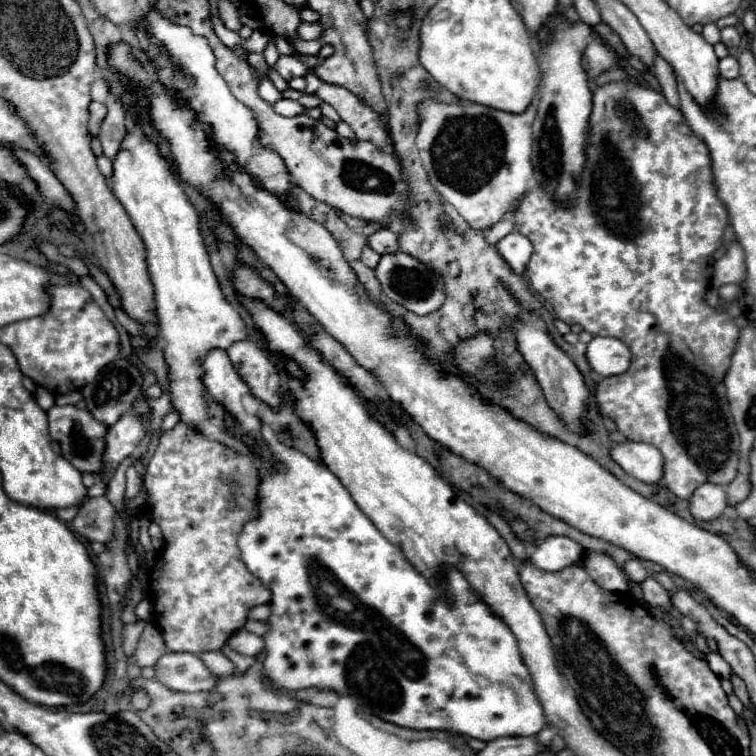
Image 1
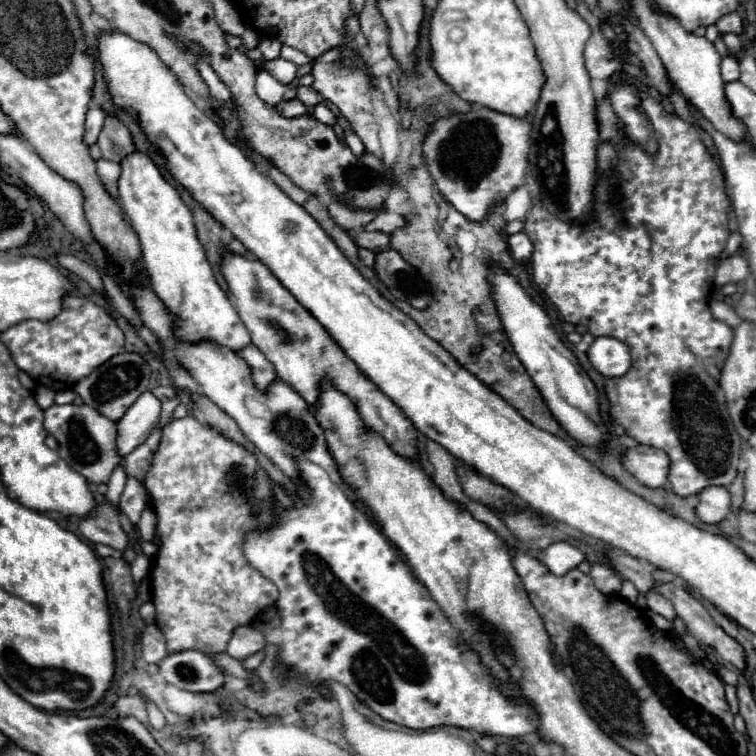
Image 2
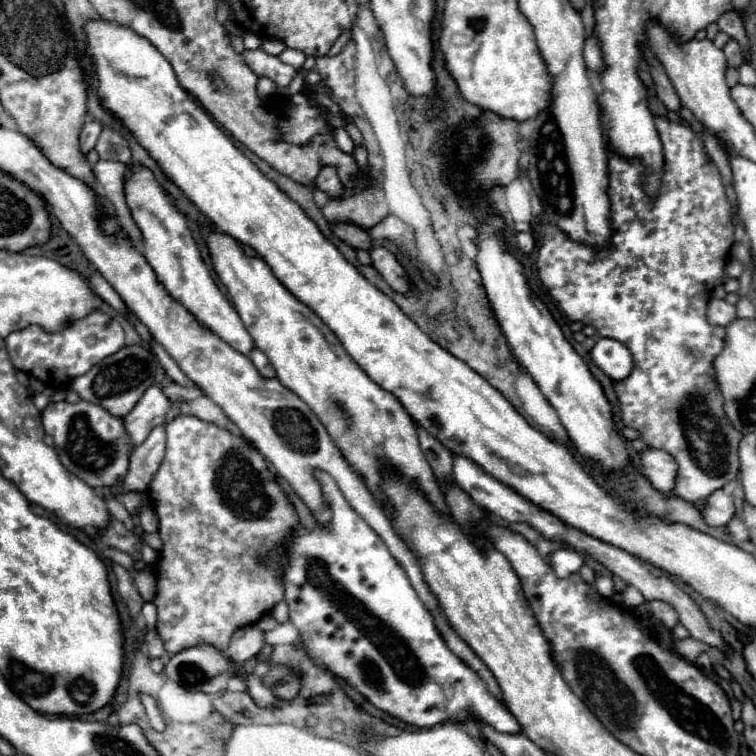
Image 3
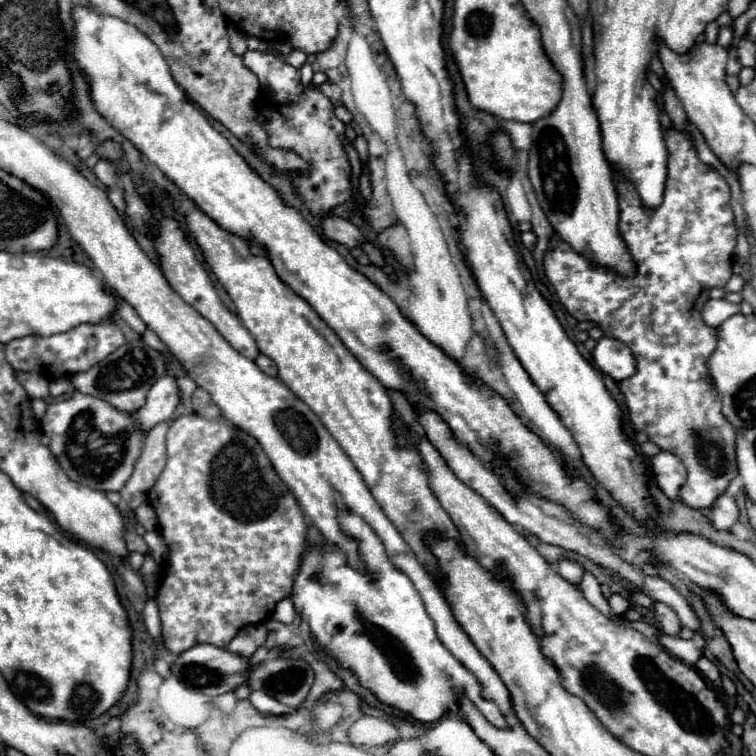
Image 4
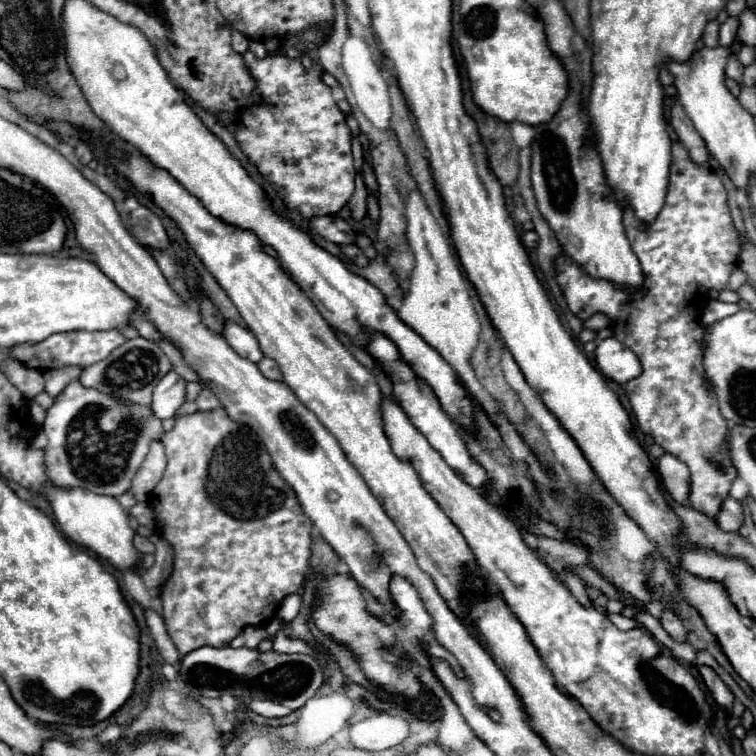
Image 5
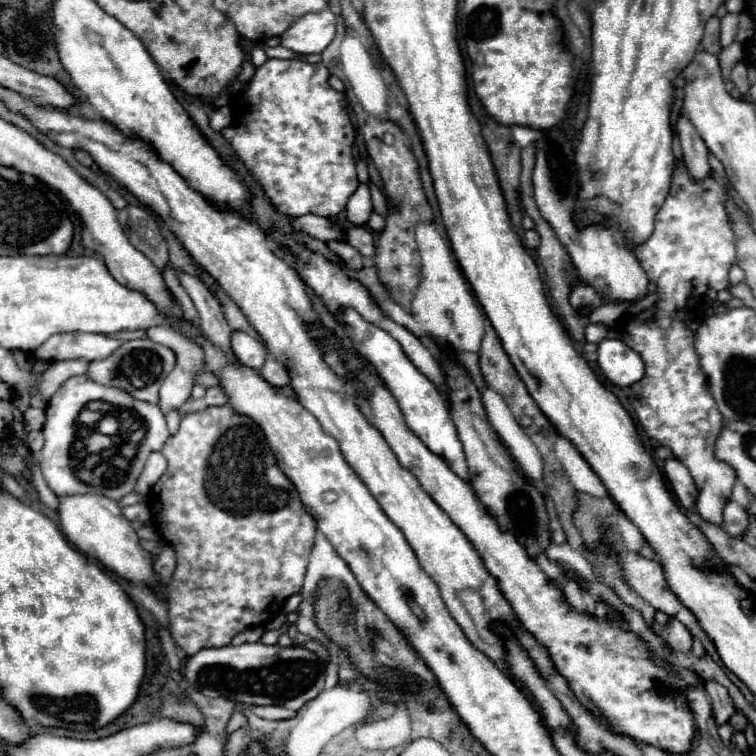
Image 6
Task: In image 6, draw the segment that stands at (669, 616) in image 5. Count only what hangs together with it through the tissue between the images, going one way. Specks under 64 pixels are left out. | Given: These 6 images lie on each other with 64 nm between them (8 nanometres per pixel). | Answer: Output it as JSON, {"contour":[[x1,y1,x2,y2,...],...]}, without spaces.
{"contour":[[670,618,668,626,666,626,666,634,664,640,668,642,668,646,676,652,690,652,692,650,692,634,684,628,682,622,678,622,676,618]]}

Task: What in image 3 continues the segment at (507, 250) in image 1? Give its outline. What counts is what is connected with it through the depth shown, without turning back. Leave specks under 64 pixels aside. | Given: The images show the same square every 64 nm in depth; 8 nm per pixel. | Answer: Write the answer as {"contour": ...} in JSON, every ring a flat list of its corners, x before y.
{"contour":[[520,232,520,234,516,236,516,244,518,244,518,248,520,248,522,252,530,254,530,252,534,250,534,236,532,236,532,232]]}

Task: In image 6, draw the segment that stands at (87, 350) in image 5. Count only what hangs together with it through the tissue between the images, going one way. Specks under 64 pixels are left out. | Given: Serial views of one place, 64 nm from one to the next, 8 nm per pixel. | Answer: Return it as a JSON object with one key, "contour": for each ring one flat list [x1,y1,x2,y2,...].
{"contour":[[84,332,54,334,36,352,32,352,32,358,44,358,50,362,84,358,94,362,108,358,120,344,122,344,120,340,106,338,102,334,84,334]]}

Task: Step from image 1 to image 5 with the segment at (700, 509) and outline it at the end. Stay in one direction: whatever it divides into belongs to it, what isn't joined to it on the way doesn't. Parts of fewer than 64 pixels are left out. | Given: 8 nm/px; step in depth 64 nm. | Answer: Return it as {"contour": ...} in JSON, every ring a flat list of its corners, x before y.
{"contour":[[726,498,722,504,720,514,716,516,716,524,724,530,724,532,738,532,740,526,744,522,744,514,742,514,742,506,738,500,734,498]]}

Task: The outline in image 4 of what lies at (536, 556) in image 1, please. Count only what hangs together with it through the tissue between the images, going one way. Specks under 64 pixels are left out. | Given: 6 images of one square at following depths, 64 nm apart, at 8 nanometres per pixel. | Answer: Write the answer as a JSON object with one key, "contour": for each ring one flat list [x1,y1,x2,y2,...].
{"contour":[[560,560,558,566,556,566,556,570,558,570,558,574,560,574,564,580,568,580,568,582,574,584,574,586,578,586,578,584,582,582,584,570,582,570,582,566,580,566,578,562,574,562,574,560]]}

